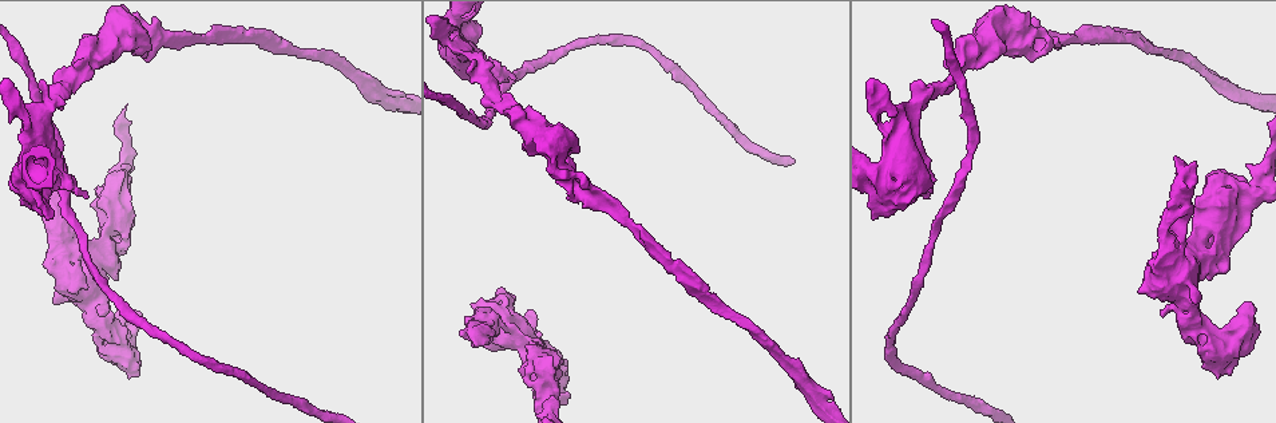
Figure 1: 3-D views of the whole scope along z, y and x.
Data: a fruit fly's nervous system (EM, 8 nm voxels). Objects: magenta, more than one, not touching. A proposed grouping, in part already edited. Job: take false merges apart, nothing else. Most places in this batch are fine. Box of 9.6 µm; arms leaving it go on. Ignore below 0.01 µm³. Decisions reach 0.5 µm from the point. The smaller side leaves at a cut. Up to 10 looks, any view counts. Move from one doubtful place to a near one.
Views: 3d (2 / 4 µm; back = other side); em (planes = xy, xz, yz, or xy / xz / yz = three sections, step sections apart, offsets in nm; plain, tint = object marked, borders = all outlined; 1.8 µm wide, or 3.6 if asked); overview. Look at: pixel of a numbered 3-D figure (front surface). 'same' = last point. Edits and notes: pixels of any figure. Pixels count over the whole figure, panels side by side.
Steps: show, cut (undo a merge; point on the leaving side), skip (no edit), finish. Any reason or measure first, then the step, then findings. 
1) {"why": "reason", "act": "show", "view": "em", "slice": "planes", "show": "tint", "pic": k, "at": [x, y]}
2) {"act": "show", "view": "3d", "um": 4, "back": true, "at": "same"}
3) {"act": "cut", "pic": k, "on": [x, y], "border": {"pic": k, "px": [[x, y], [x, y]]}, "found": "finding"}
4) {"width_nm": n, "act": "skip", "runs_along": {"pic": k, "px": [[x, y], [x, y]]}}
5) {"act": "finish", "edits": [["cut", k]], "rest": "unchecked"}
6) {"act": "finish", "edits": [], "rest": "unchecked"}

{"why": "calibre changes", "act": "show", "view": "em", "slice": "planes", "show": "tint", "pic": 1, "at": [458, 22]}

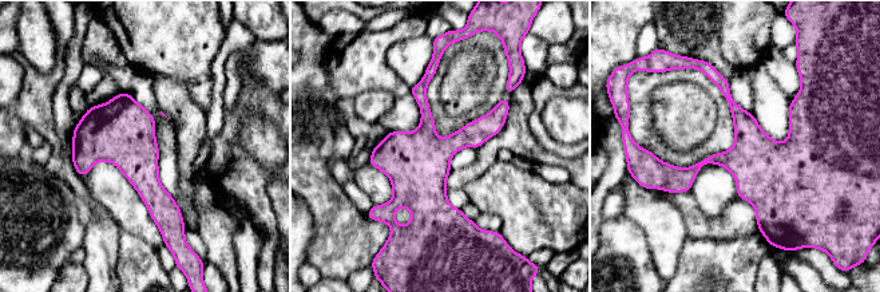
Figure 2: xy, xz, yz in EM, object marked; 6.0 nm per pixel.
{"width_nm": 360, "act": "skip", "found": "all the same neuron"}

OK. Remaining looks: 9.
{"why": "three-way junction", "act": "show", "view": "3d", "um": 4, "back": true, "pic": 1, "at": [556, 169]}

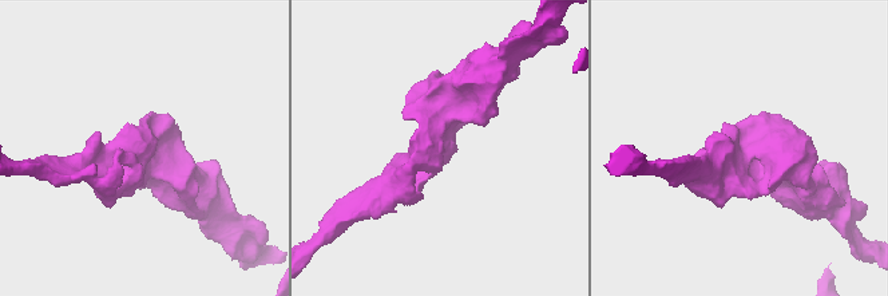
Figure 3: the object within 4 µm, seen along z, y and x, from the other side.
{"arms": 3, "arm_widths_nm": [170, 220, 550], "act": "show", "view": "em", "um": 3.6, "slice": "planes", "show": "tint", "pic": 3, "at": [142, 152]}

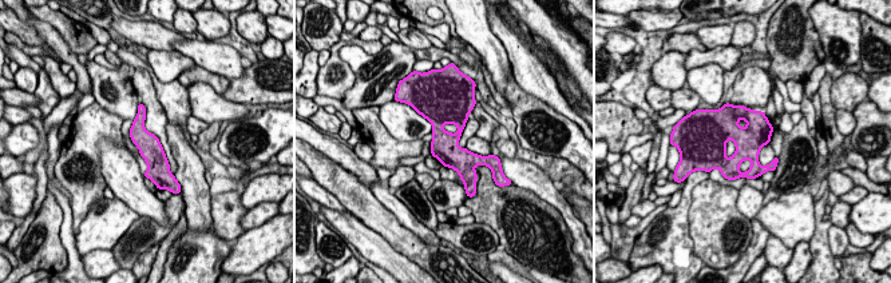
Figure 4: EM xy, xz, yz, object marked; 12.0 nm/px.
{"act": "skip", "runs_along": {"pic": 4, "px": [[141, 108], [157, 176]]}, "found": "continuous, no second neuron"}

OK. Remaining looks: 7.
{"why": "a narrow waist", "act": "show", "view": "em", "um": 3.6, "slice": "planes", "show": "tint", "pic": 1, "at": [117, 200]}

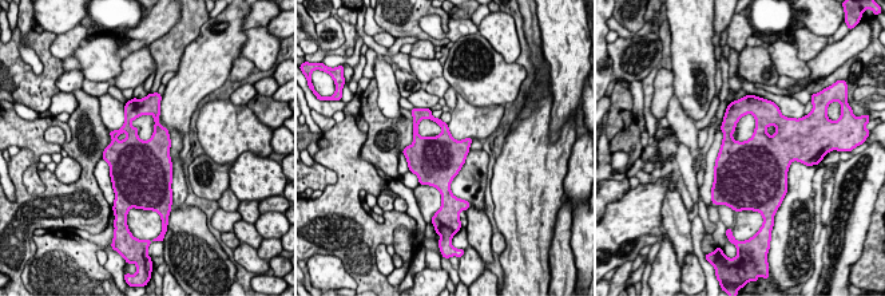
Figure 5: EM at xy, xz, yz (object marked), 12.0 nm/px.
{"width_nm": 480, "act": "skip", "found": "continuous, no second neuron"}

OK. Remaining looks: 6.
{"why": "abrupt turn", "act": "show", "view": "em", "slice": "planes", "show": "tint", "pic": 1, "at": [1208, 325]}

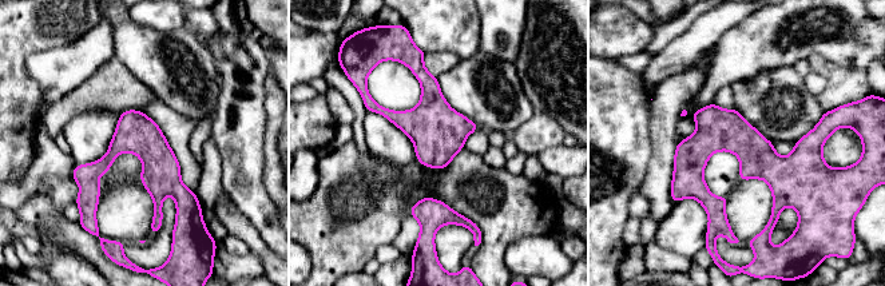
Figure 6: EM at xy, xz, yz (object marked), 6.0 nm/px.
{"act": "skip", "runs_along": {"pic": 6, "px": [[818, 132], [790, 162], [713, 143], [674, 186]]}, "found": "all the same neuron"}

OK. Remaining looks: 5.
{"act": "finish", "edits": [], "rest": "unchecked"}

